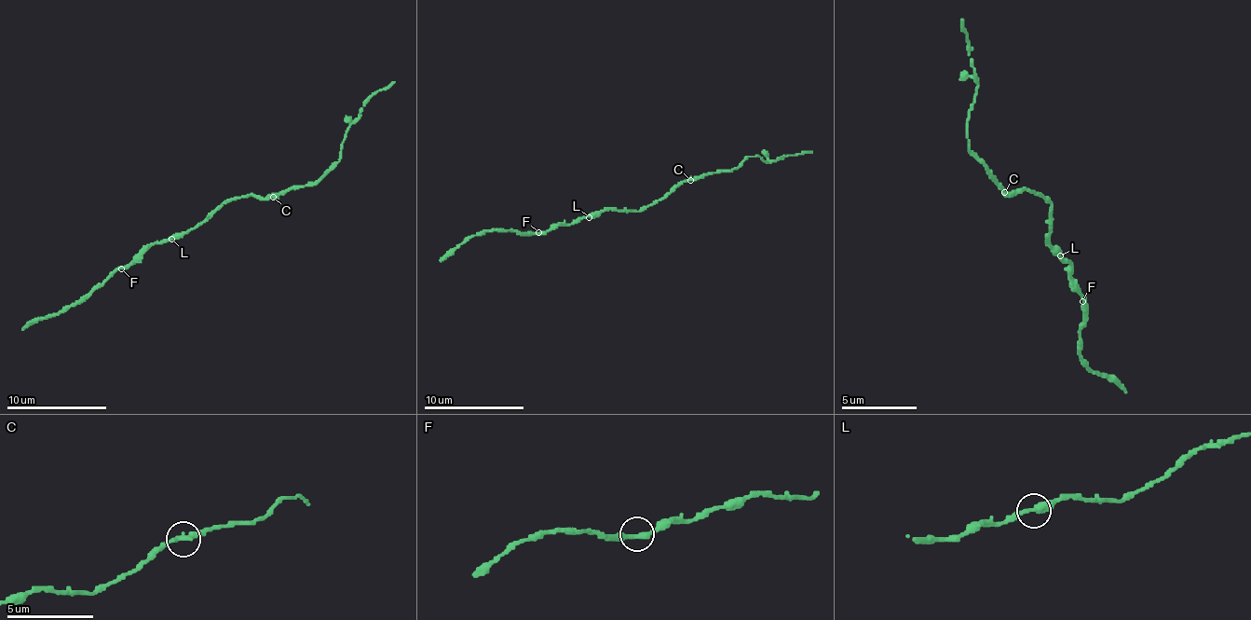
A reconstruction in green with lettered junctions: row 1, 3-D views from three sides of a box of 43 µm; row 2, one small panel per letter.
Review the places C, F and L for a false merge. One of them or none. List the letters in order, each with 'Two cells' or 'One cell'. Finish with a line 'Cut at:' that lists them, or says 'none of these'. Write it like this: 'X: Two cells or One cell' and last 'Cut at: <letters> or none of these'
C: One cell
F: One cell
L: One cell
Cut at: none of these

